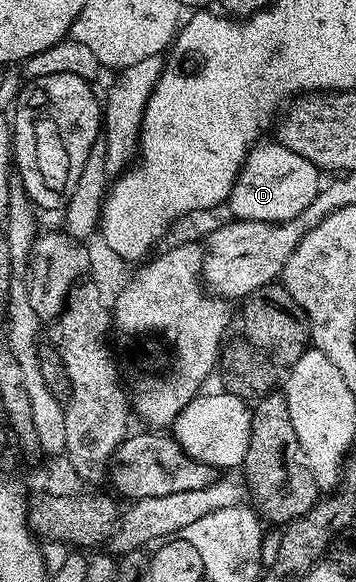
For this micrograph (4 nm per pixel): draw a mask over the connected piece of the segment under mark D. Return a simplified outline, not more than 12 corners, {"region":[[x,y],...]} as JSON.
{"region":[[278,143],[248,153],[232,218],[276,225],[313,203],[321,171]]}

